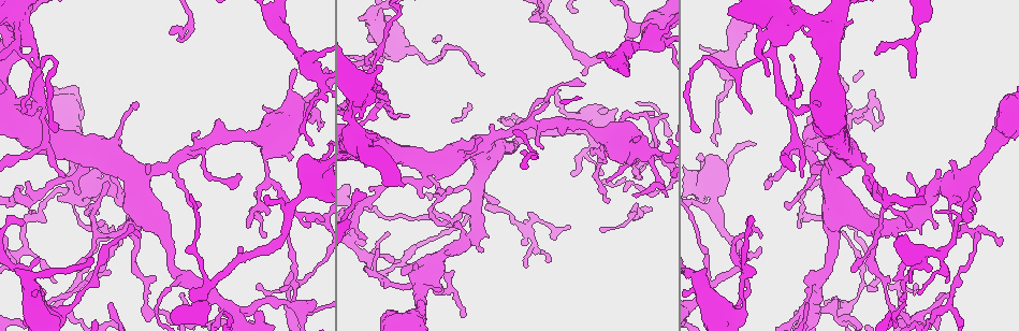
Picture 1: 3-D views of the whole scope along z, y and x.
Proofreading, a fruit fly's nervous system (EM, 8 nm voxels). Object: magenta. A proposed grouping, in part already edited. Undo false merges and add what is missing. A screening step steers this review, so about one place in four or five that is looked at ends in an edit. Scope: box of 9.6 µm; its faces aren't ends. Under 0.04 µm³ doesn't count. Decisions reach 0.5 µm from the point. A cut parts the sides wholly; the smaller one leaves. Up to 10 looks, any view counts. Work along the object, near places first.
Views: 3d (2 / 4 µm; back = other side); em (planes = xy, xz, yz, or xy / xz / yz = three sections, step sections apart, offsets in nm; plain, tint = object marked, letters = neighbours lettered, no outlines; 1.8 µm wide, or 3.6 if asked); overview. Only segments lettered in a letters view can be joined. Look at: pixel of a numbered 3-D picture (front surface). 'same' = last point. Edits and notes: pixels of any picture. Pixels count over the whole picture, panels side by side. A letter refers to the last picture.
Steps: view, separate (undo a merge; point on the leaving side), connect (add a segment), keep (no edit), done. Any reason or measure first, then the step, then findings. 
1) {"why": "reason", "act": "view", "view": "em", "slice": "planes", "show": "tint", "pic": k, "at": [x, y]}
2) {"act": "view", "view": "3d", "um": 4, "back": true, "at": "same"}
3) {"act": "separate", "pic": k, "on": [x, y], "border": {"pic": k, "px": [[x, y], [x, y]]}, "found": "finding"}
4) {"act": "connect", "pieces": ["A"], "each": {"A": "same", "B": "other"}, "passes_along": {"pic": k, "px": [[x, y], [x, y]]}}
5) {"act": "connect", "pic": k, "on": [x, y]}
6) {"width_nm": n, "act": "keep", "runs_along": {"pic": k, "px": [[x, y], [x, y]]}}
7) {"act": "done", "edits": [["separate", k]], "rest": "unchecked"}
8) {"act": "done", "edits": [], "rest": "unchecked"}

{"why": "thin arm on a thick one", "act": "view", "view": "em", "slice": "planes", "show": "letters", "pic": 1, "at": [875, 227]}

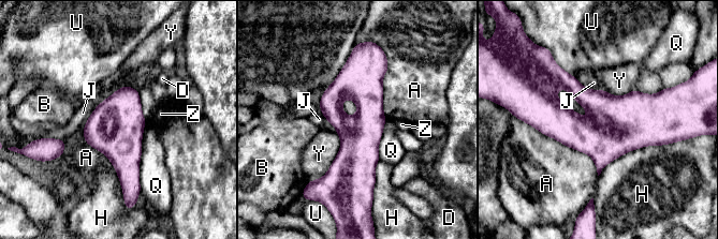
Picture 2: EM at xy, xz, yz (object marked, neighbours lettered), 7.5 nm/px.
{"longest_contact_nm": ["A", 650], "act": "keep", "each": {"A": "other", "B": "other", "D": "other", "H": "other", "J": "other", "Q": "other", "U": "other", "Y": "other", "Z": "other"}, "border": {"pic": 2, "px": [[336, 132], [339, 151], [313, 180]]}, "found": "one neuron here"}

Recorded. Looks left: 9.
{"why": "calibre changes", "act": "view", "view": "3d", "um": 4, "pic": 1, "at": [72, 127]}

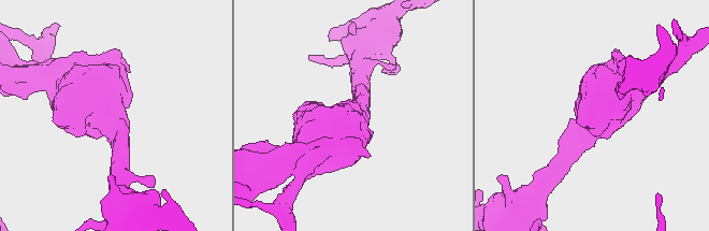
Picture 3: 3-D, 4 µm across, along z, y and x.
{"why": "need the tissue", "act": "view", "view": "em", "slice": "xz", "step": 8, "show": "tint", "pic": 3, "at": [112, 121]}

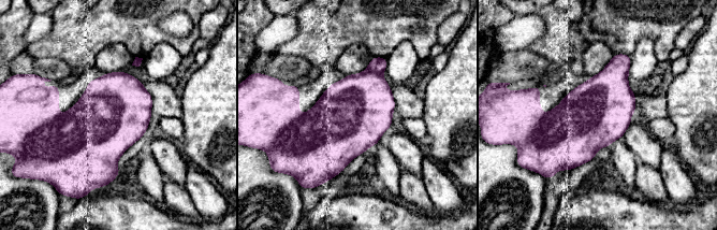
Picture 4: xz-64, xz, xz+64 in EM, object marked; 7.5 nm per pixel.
{"act": "view", "view": "em", "slice": "planes", "show": "letters", "at": "same"}

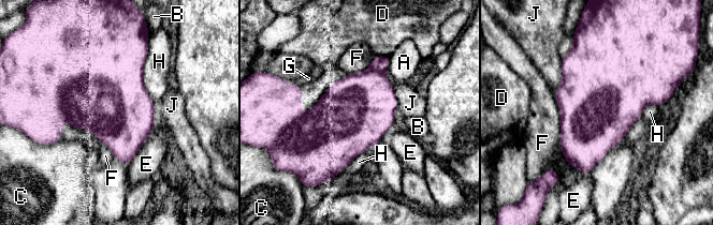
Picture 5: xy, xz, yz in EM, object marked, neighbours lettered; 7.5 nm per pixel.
{"longest_contact_nm": ["F", 650], "act": "keep", "each": {"A": "other", "B": "other", "C": "other", "D": "other", "E": "other", "F": "other", "G": "other", "H": "other", "J": "other"}, "found": "one neuron here"}

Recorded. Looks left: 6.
{"why": "closes a loop", "act": "view", "view": "em", "slice": "xy", "step": 8, "show": "tint", "pic": 1, "at": [281, 149]}

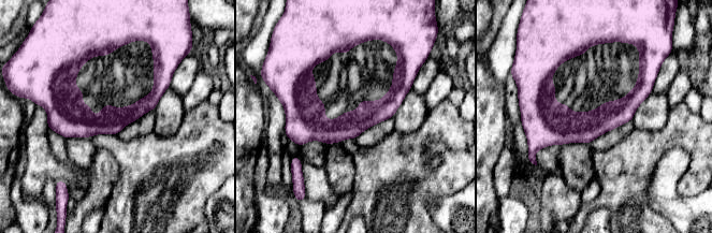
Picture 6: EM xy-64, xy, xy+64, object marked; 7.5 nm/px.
{"act": "view", "view": "em", "slice": "planes", "show": "letters", "at": "same"}

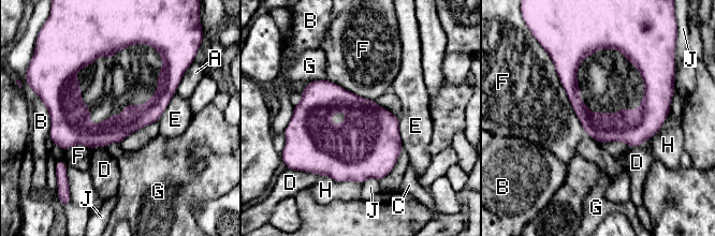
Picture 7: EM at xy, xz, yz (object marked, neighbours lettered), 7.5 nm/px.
{"longest_contact_nm": ["F", 600], "act": "keep", "each": {"A": "other", "B": "other", "C": "other", "D": "other", "E": "other", "F": "other", "G": "other", "H": "other", "J": "other"}, "border": {"pic": 7, "px": [[553, 62], [557, 77], [585, 133]]}, "found": "continuous, no second neuron"}

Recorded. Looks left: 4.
{"why": "a narrow waist", "act": "view", "view": "3d", "um": 4, "pic": 1, "at": [848, 307]}

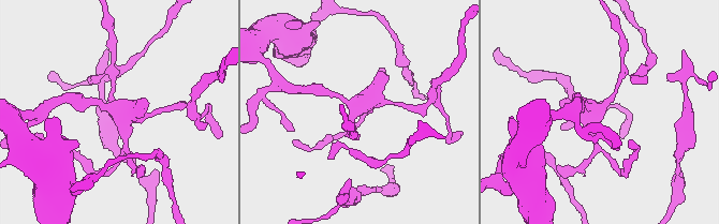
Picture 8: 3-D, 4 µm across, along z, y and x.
{"act": "view", "view": "em", "slice": "planes", "show": "plain", "pic": 8, "at": [356, 108]}

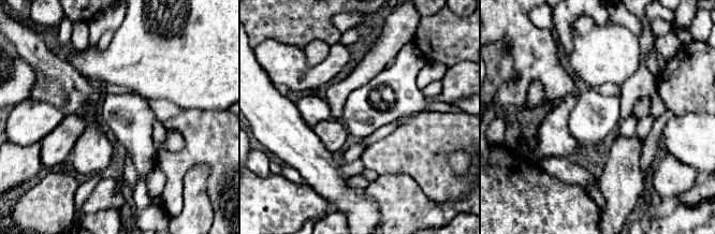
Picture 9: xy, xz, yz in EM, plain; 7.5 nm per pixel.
{"why": "see the neighbours", "act": "view", "view": "em", "slice": "planes", "show": "letters", "at": "same"}

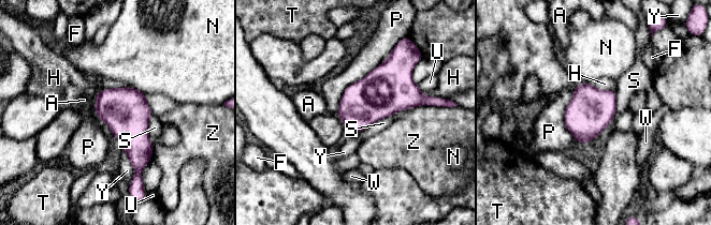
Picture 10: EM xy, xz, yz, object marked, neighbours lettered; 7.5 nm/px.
{"width_nm": 340, "longest_contact_nm": ["P", 650], "act": "keep", "each": {"A": "other", "F": "other", "H": "other", "N": "other", "P": "other", "S": "other", "T": "other", "U": "other", "W": "other", "Y": "other", "Z": "other"}, "found": "all the same neuron"}

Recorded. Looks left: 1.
{"act": "done", "edits": [], "rest": "unchecked"}

